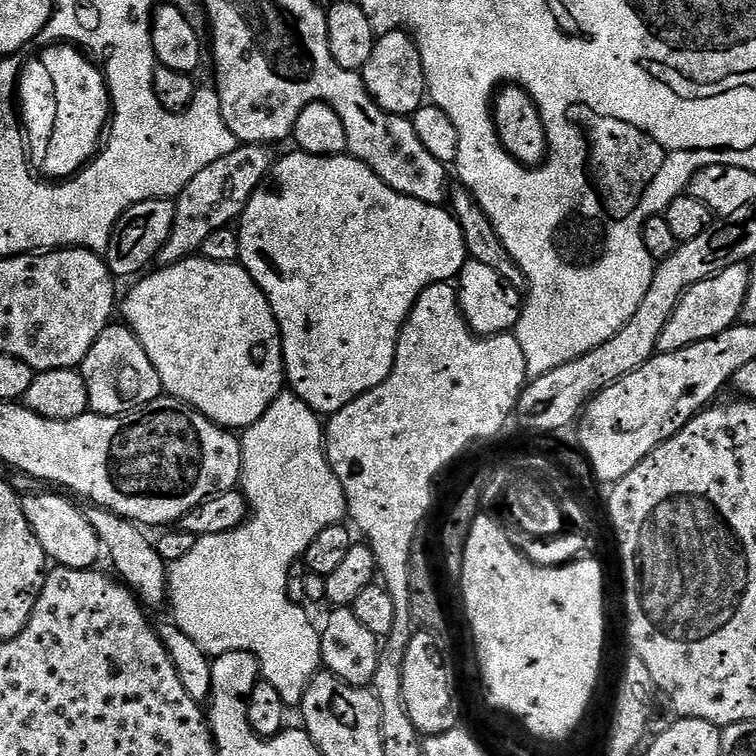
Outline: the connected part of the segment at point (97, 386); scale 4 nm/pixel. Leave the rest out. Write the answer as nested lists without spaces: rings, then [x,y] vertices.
[[[113,322],[106,330],[102,330],[102,334],[98,334],[98,342],[90,346],[90,354],[86,354],[82,371],[90,394],[89,409],[98,416],[124,416],[128,412],[138,412],[148,407],[150,402],[160,399],[164,392],[158,370],[154,370],[154,362],[150,362],[146,350],[142,350],[142,342],[138,342],[132,329],[123,322]]]

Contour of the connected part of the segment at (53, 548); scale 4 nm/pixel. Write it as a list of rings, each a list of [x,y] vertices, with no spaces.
[[[33,490],[20,501],[22,514],[26,514],[26,522],[30,522],[30,530],[34,530],[34,538],[42,546],[45,556],[53,565],[74,570],[95,569],[102,560],[102,549],[98,534],[94,534],[94,526],[90,526],[85,509],[71,504],[67,495],[56,490]]]

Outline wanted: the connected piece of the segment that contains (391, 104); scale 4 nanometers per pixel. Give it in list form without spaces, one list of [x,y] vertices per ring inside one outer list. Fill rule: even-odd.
[[[397,30],[383,33],[377,39],[370,54],[370,62],[362,70],[364,85],[376,105],[395,116],[411,117],[426,102],[424,71],[420,48],[407,31]]]

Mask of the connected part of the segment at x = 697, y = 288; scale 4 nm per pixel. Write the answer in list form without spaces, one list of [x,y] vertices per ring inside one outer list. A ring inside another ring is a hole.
[[[747,263],[735,264],[717,272],[715,276],[708,276],[705,280],[698,281],[693,288],[687,289],[680,297],[680,301],[676,303],[672,320],[666,322],[666,330],[662,330],[662,338],[658,338],[659,351],[682,350],[694,342],[714,338],[722,334],[722,330],[731,328],[737,323],[744,311],[752,271],[753,269]]]

